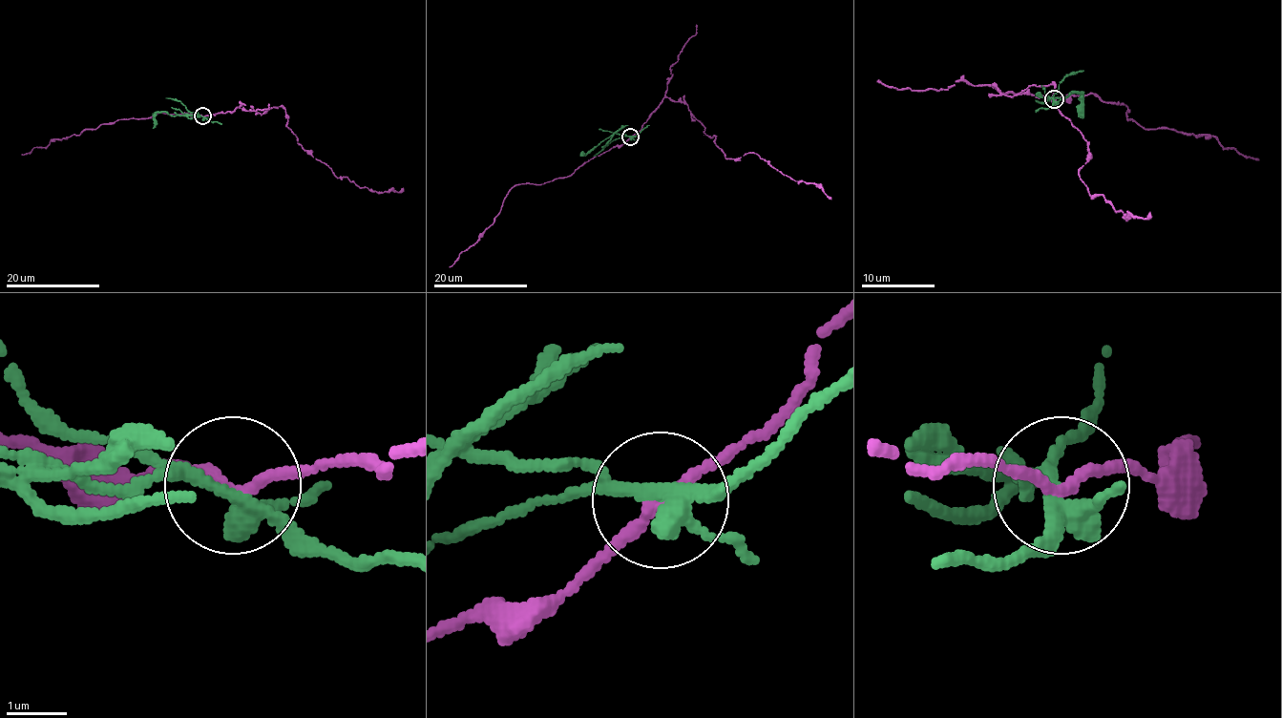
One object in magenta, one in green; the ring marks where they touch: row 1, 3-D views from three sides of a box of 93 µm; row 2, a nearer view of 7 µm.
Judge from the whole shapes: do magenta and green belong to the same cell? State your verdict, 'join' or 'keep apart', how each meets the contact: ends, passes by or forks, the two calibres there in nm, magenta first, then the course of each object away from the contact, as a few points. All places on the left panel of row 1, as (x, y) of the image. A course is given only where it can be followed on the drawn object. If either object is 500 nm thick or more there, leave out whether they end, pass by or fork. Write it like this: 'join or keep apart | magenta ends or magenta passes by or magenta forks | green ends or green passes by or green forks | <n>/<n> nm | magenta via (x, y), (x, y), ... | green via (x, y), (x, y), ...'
keep apart | magenta passes by | green forks | 170/280 nm | magenta via (202, 116), (237, 108), (260, 115), (281, 106), (299, 144), (337, 177), (377, 192), (403, 187) | green via (202, 116), (157, 112), (153, 127)

